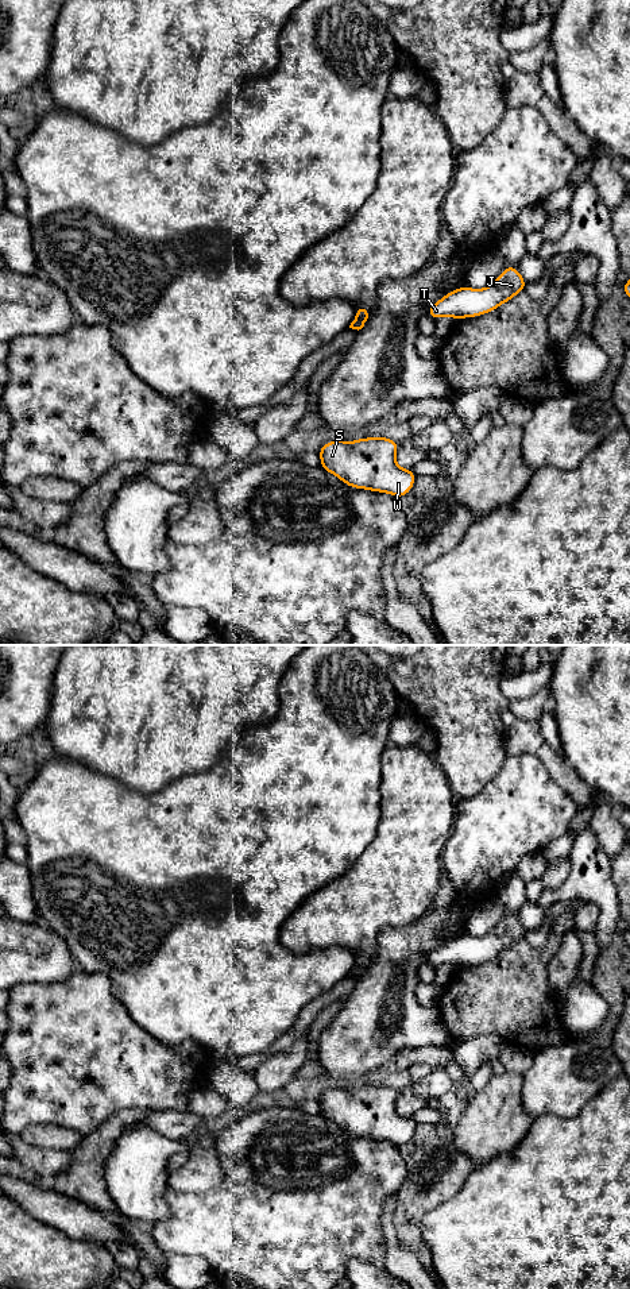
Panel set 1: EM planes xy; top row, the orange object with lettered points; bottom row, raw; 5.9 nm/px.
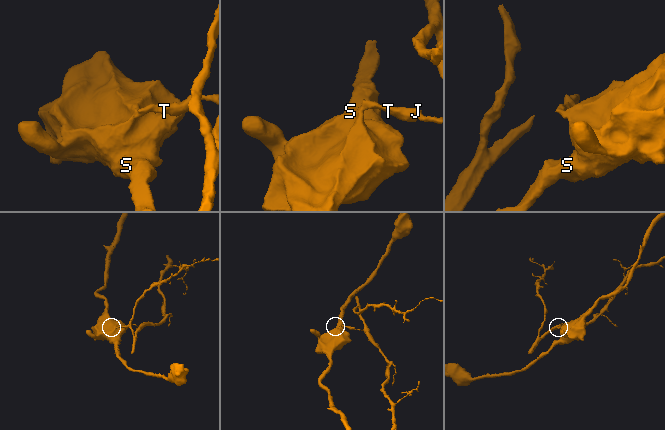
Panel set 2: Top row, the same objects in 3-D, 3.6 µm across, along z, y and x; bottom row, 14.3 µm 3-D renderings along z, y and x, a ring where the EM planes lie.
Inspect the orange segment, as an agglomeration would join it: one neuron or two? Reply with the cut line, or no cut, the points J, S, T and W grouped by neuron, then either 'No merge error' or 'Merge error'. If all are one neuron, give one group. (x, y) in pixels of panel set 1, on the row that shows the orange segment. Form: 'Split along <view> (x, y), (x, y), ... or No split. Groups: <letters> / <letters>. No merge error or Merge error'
Split along xy (368, 312), (355, 328). Groups: J T / S W. Merge error

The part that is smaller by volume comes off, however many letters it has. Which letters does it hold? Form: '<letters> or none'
J, T

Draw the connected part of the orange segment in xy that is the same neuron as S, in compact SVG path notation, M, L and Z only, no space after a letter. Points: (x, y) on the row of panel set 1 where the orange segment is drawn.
M384 436L332 440L318 449L320 467L352 489L401 498L413 489L417 475L397 464L398 447L398 441Z

